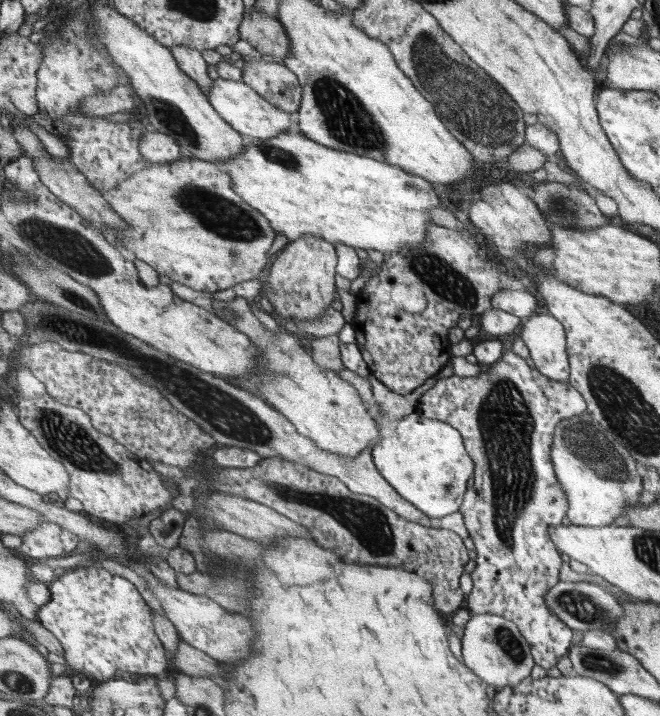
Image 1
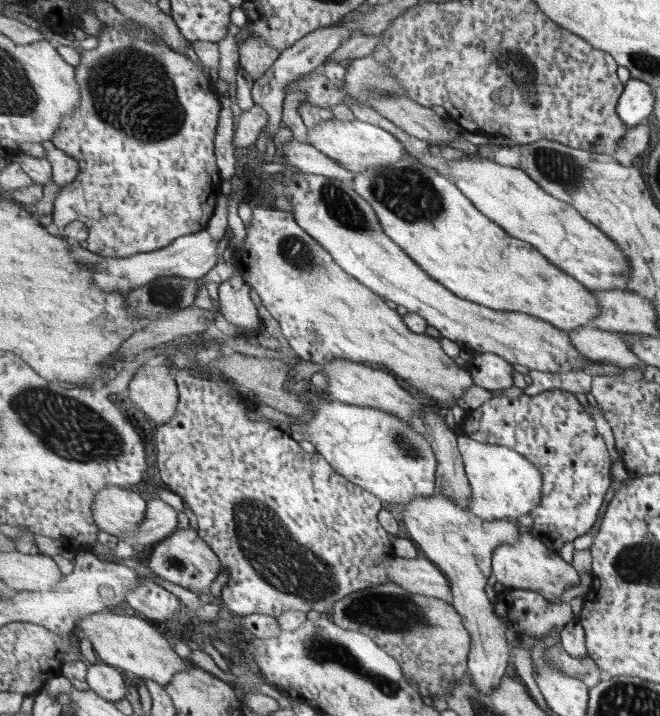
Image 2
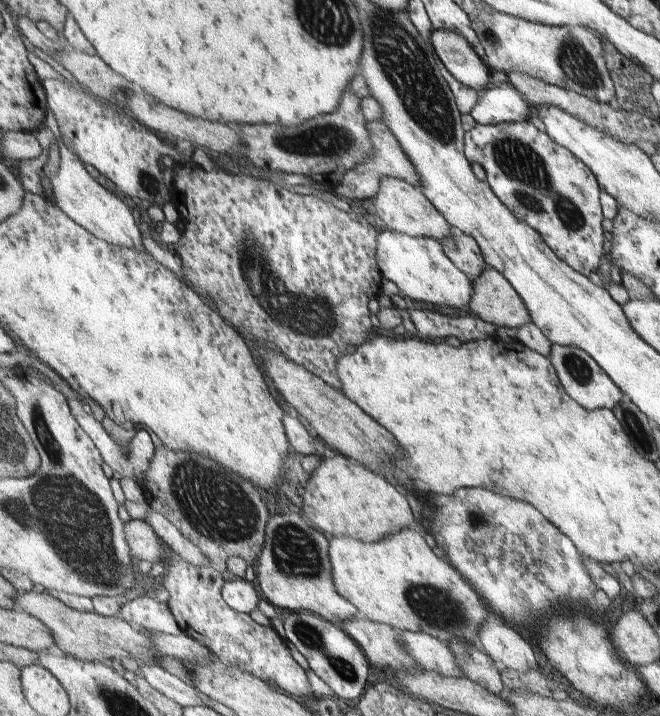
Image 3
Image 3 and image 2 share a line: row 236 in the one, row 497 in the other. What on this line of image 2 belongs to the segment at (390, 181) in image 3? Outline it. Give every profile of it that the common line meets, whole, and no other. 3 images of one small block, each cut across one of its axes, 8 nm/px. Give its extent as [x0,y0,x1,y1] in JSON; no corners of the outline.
[402,493,526,694]

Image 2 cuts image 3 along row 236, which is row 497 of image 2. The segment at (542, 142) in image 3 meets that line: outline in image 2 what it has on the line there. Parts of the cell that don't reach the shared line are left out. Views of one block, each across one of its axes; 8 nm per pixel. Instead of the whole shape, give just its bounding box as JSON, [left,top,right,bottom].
[461,389,611,552]

